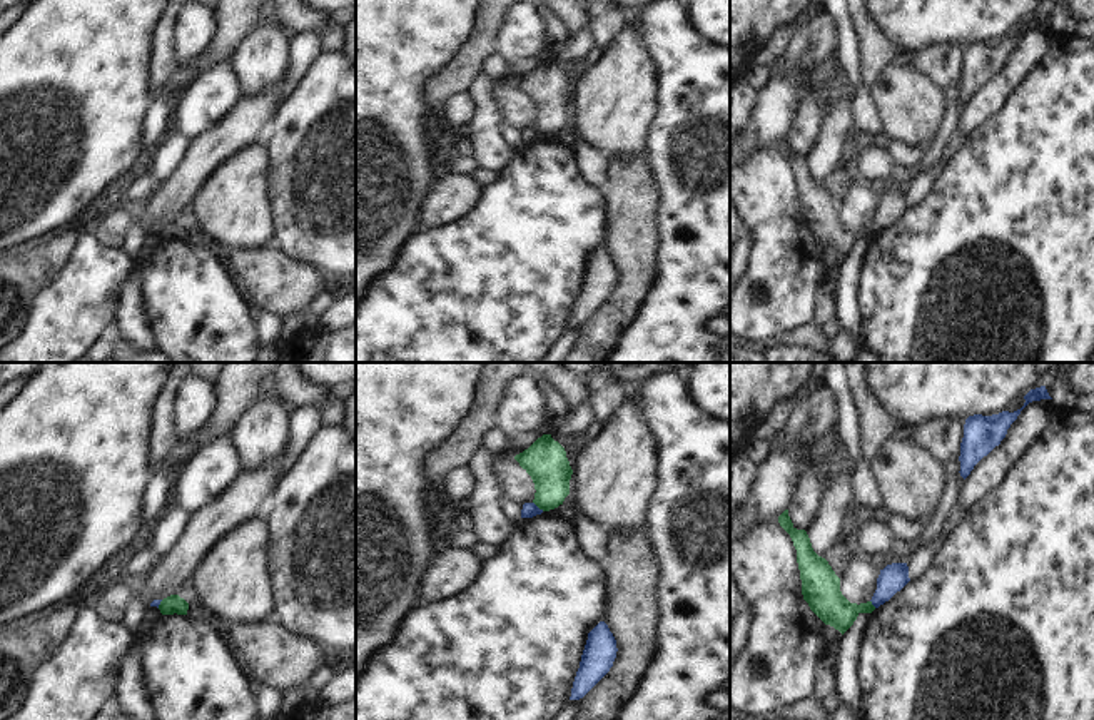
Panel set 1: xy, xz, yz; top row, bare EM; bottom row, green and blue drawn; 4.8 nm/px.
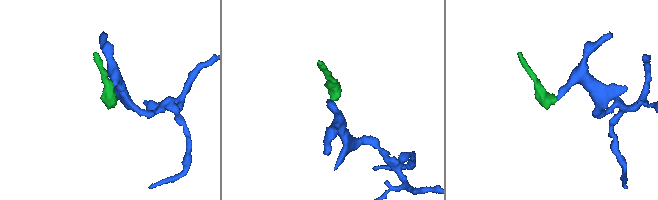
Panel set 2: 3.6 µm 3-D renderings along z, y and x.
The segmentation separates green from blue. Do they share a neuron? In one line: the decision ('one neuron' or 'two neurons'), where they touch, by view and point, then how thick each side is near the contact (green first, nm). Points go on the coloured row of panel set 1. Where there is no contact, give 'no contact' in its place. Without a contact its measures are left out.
two neurons; meets green in xz at (538, 507); 200 nm thick on the green side, 70 nm on the other

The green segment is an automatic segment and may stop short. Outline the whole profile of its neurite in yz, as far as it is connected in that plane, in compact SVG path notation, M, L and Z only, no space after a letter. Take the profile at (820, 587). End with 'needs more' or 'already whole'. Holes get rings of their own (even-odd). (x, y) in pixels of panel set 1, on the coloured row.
M788 510L778 516L778 523L790 535L797 550L803 600L825 625L843 635L860 613L875 610L872 601L857 605L842 595L840 578L828 561L813 551L807 531L793 526Z; already whole

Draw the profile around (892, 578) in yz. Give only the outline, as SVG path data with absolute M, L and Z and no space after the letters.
M892 563L880 570L877 578L877 590L872 596L872 605L879 608L885 601L889 601L897 591L900 591L907 583L909 578L909 566L907 563Z

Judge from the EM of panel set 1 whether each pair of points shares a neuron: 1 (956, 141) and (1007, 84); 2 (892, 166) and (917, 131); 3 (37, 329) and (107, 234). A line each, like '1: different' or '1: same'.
1: same
2: different
3: different

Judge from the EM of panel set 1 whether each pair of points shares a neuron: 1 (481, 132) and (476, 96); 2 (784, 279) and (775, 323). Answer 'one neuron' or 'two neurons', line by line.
1: one neuron
2: one neuron

